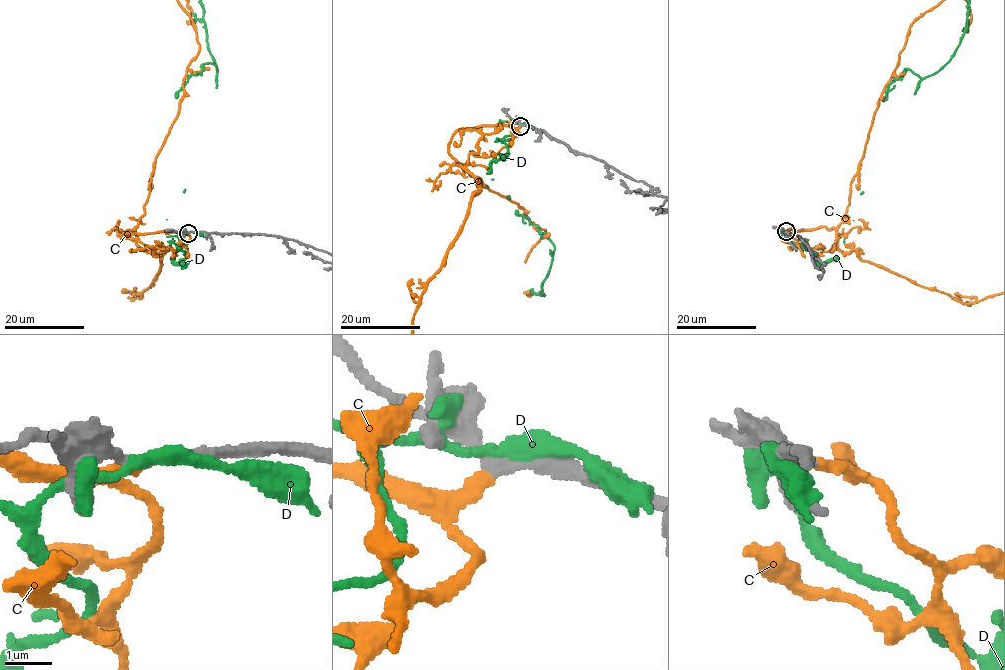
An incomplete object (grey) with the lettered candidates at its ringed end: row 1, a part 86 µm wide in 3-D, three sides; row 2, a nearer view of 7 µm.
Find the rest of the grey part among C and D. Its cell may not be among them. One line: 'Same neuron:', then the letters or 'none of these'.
Same neuron: C

